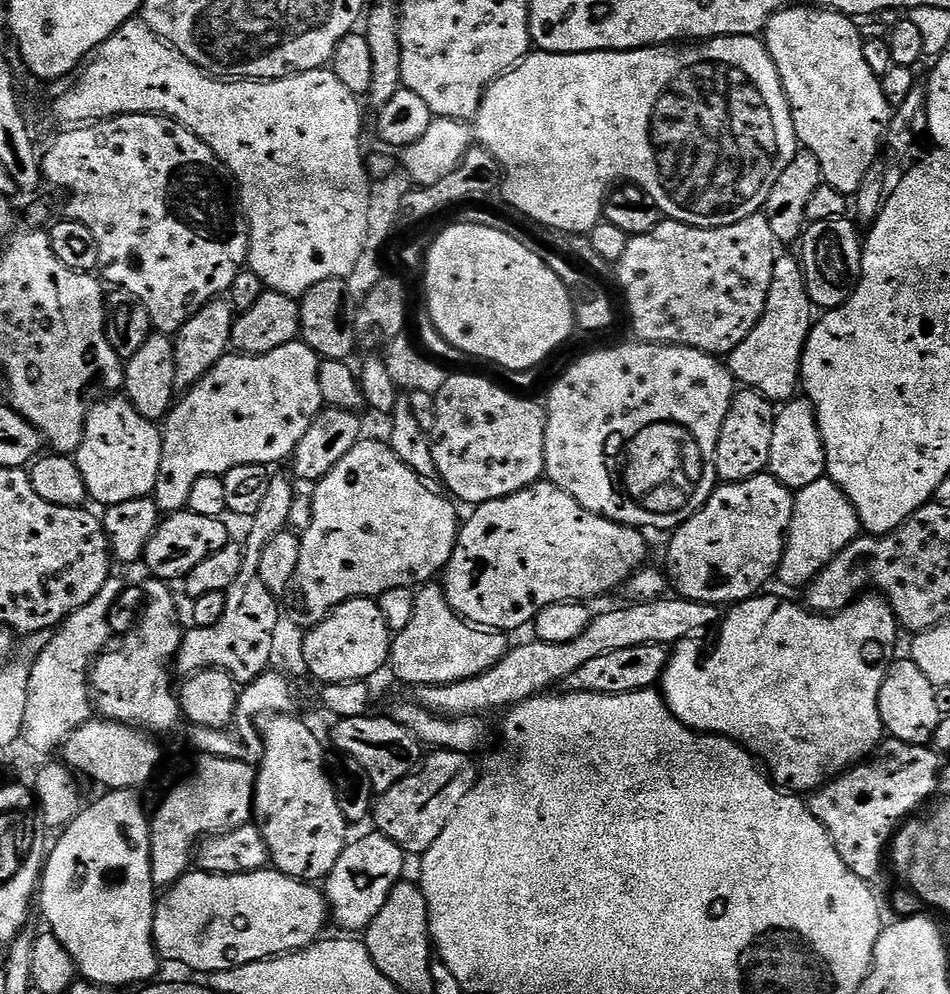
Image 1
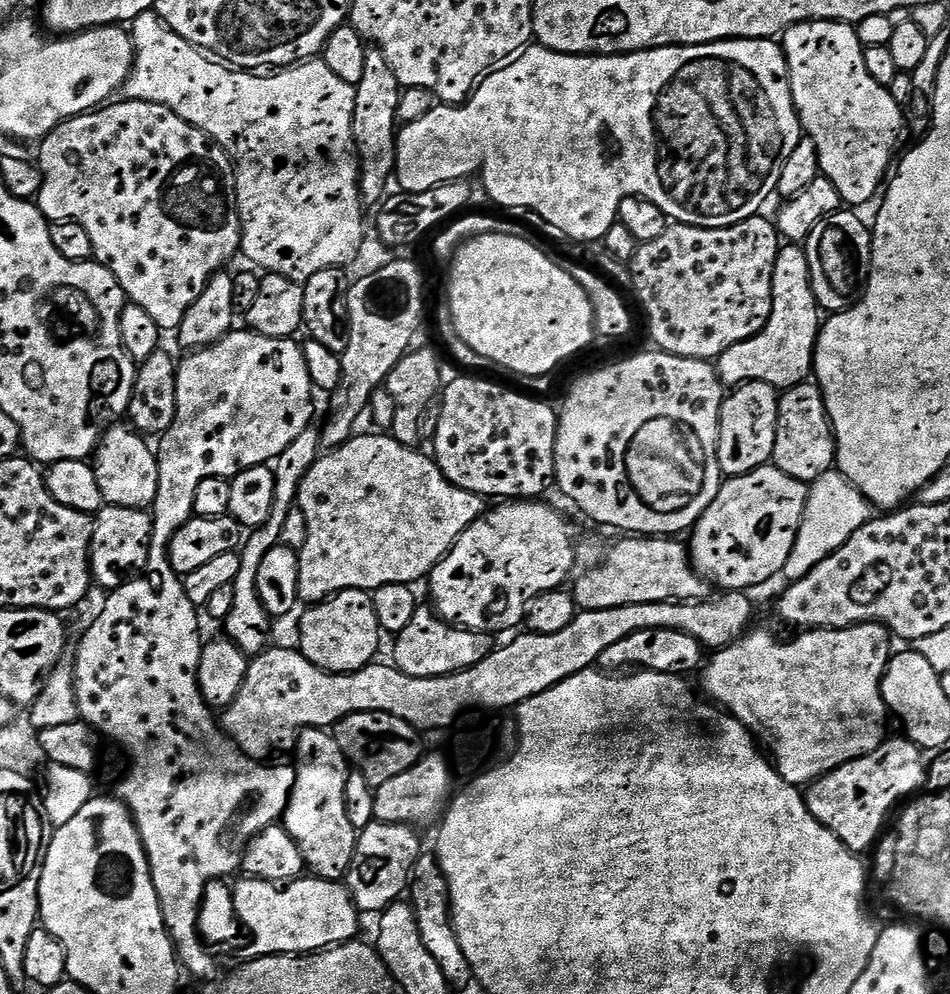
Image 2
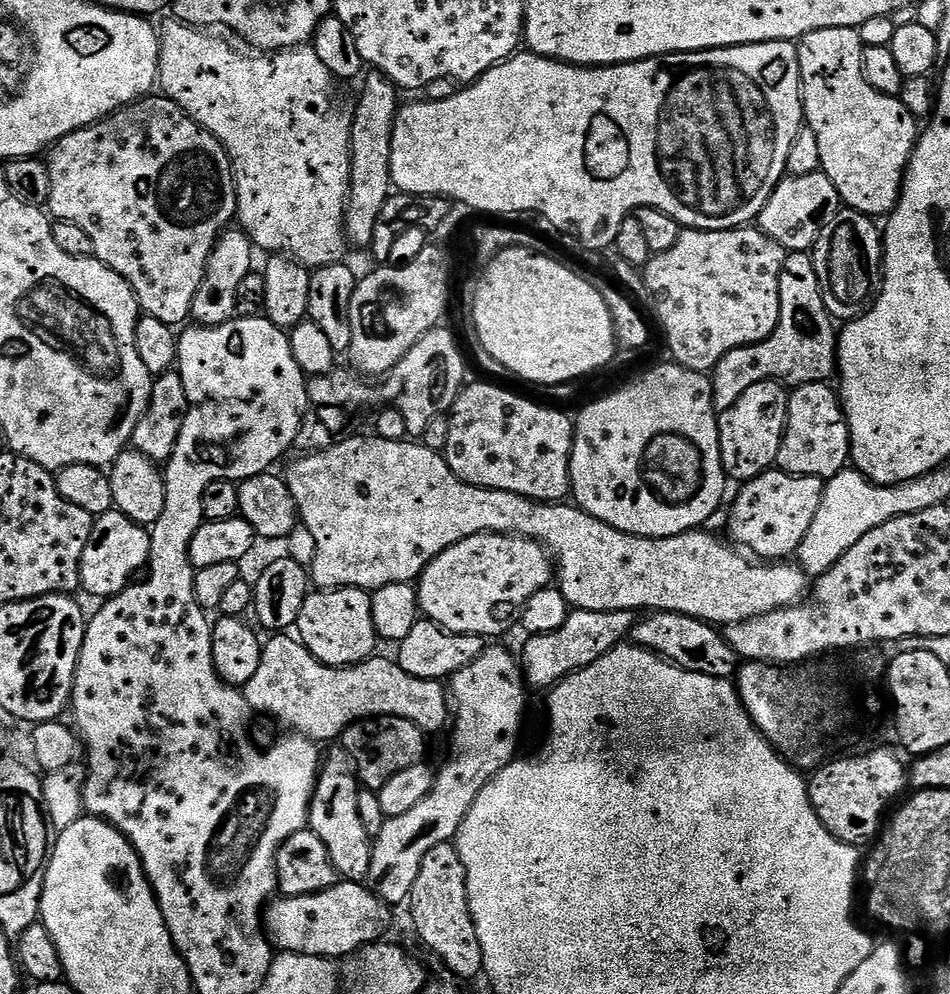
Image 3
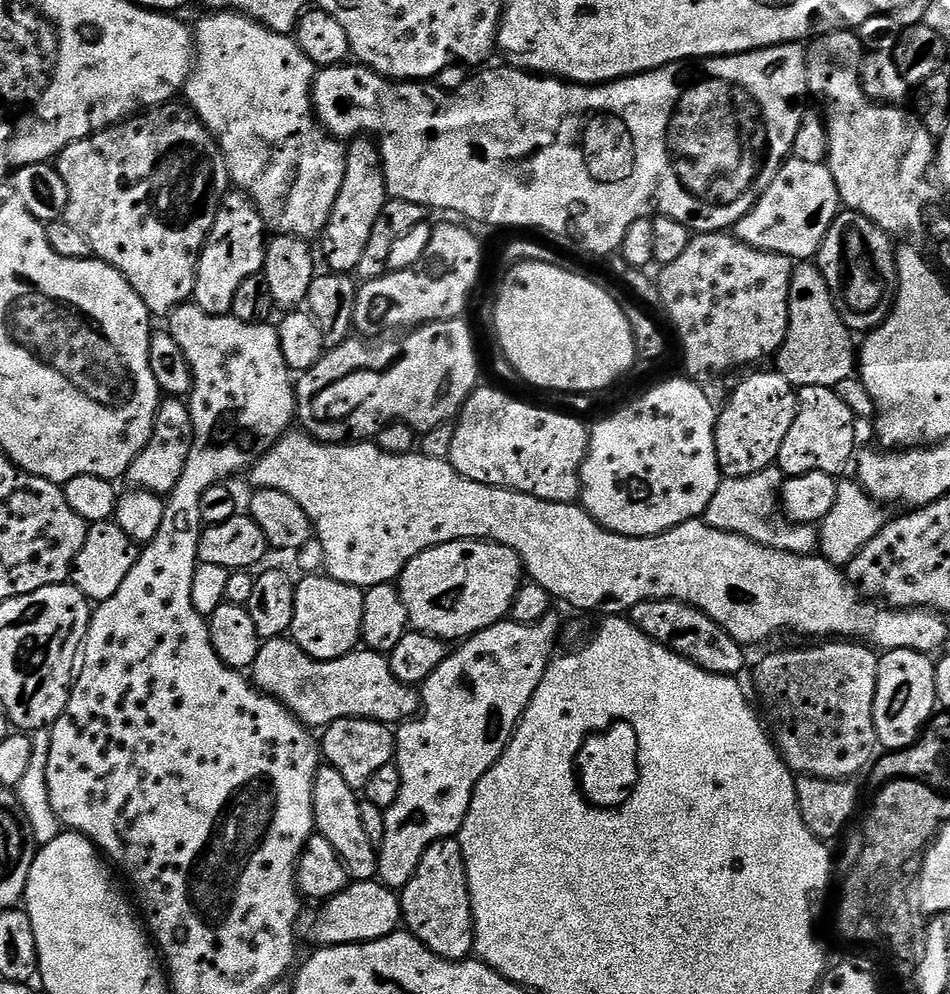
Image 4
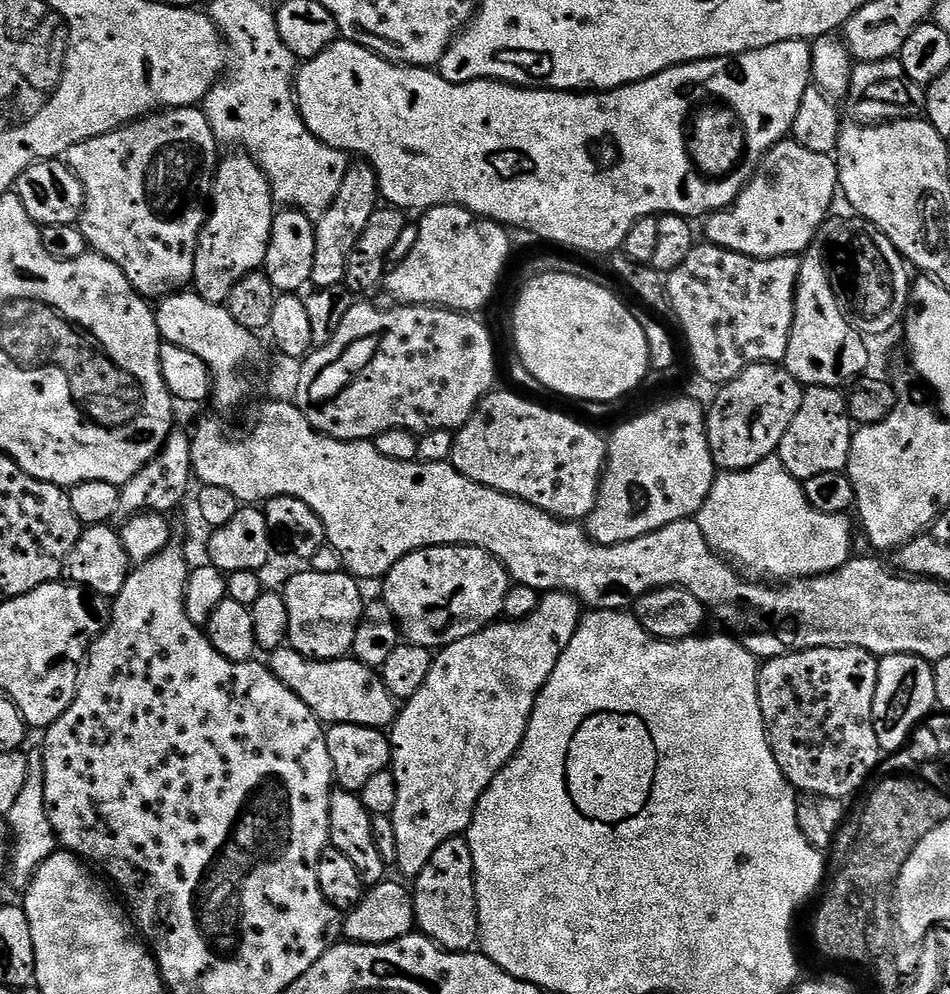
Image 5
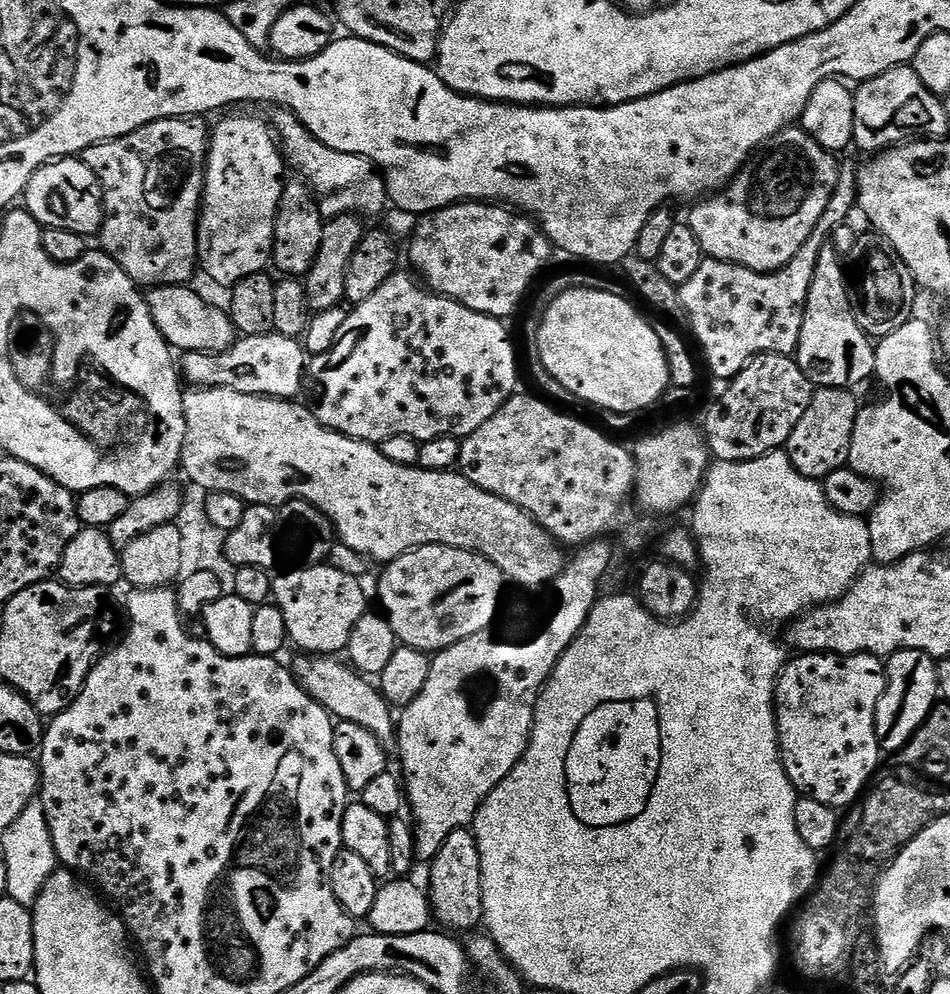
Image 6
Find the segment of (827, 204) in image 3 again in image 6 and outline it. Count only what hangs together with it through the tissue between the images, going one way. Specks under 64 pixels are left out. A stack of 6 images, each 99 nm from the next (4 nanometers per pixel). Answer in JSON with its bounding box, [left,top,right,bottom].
[686,126,839,272]

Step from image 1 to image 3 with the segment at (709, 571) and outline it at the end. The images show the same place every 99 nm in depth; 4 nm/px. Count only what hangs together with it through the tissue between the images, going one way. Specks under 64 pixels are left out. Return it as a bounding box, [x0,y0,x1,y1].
[726,470,825,562]

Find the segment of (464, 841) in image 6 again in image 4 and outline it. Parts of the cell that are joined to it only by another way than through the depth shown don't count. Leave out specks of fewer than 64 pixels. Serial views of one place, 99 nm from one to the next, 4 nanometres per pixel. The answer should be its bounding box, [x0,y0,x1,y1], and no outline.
[399,839,473,962]

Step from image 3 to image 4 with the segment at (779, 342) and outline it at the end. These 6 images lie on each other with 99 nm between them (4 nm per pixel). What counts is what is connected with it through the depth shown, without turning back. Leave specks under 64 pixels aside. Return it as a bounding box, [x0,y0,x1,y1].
[774,262,858,389]

